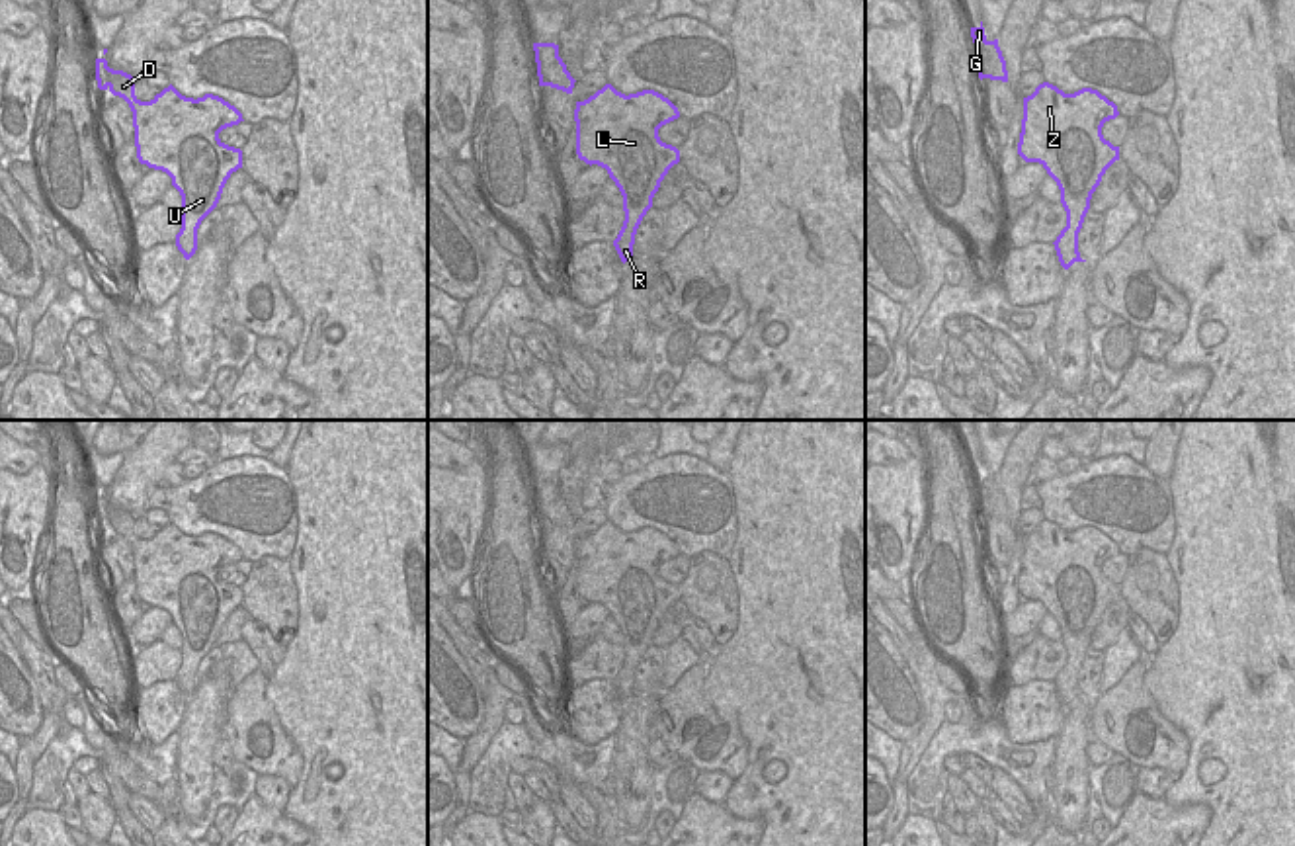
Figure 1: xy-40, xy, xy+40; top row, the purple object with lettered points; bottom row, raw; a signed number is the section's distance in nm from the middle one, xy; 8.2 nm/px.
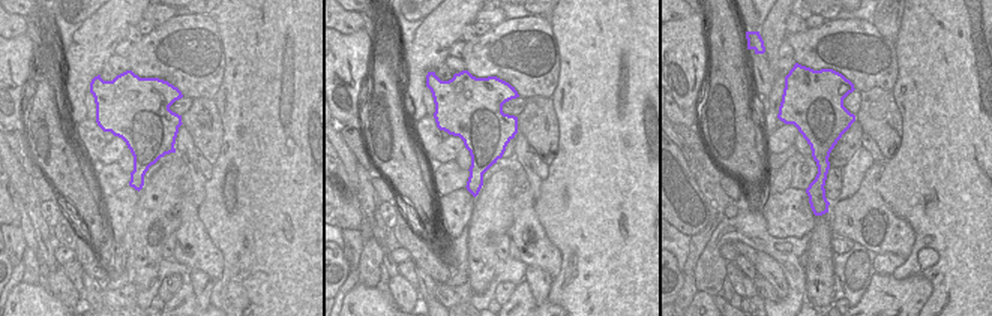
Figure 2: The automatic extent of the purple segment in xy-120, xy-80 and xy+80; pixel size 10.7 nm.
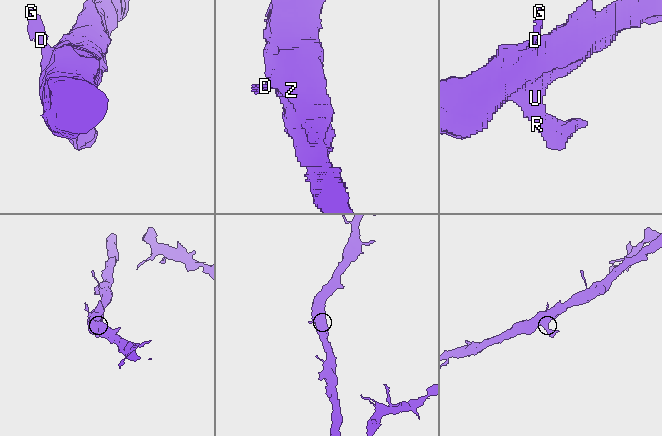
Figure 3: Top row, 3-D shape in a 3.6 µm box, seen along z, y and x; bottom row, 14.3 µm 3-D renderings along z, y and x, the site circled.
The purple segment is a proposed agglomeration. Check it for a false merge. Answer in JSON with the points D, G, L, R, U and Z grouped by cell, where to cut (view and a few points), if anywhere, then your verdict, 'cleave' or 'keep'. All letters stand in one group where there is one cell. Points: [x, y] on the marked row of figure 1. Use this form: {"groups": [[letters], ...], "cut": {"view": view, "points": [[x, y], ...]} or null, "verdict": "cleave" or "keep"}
{"groups": [["D", "G", "L", "R", "U", "Z"]], "cut": null, "verdict": "keep"}

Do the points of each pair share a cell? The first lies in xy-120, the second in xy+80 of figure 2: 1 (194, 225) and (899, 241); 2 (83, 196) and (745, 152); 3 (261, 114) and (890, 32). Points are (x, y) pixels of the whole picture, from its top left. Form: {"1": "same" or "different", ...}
{"1": "same", "2": "same", "3": "different"}

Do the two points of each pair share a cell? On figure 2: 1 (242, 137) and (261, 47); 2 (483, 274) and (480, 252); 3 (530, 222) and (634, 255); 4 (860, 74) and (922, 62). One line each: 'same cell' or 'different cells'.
1: same cell
2: same cell
3: different cells
4: different cells

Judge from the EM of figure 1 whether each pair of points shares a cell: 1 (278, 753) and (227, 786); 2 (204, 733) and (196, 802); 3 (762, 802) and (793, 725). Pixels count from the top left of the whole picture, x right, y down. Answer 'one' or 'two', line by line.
1: two
2: one
3: one

